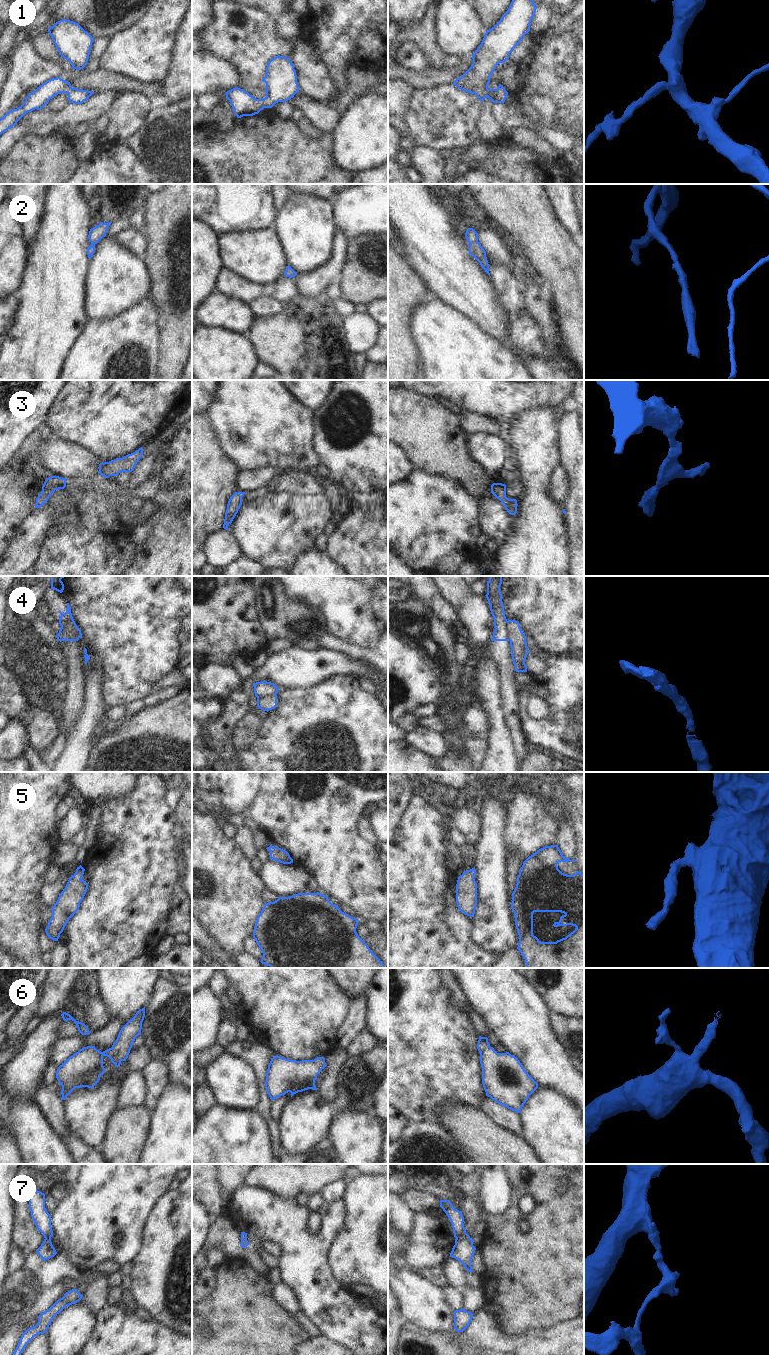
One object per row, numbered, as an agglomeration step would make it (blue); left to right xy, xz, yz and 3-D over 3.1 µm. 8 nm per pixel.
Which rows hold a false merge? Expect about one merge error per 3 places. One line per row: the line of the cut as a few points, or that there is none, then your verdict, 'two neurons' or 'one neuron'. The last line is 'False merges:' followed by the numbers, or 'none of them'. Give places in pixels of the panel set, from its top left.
1: cut none; one neuron
2: cut none; one neuron
3: cut none; one neuron
4: cut xy (61, 627), (71, 627), (79, 637); two neurons
5: cut none; one neuron
6: cut none; one neuron
7: cut yz (465, 1232), (456, 1238); two neurons
False merges: 4, 7

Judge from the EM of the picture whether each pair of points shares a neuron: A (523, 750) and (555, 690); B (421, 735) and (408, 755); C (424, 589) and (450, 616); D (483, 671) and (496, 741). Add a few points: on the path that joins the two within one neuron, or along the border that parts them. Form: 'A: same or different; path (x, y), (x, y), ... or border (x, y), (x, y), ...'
A: different; border (519, 719), (522, 725), (522, 732), (528, 741)
B: different; border (405, 740), (434, 758)
C: same; path (431, 596), (443, 609)
D: same; path (487, 688), (495, 713), (496, 724)

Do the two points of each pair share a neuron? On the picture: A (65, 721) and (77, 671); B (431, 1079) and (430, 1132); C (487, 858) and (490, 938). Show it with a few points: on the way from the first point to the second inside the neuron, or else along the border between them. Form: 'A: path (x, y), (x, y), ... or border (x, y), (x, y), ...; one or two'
A: path (69, 709), (73, 699), (74, 683); one
B: border (436, 1122), (413, 1123); two
C: path (490, 878), (490, 918); one

